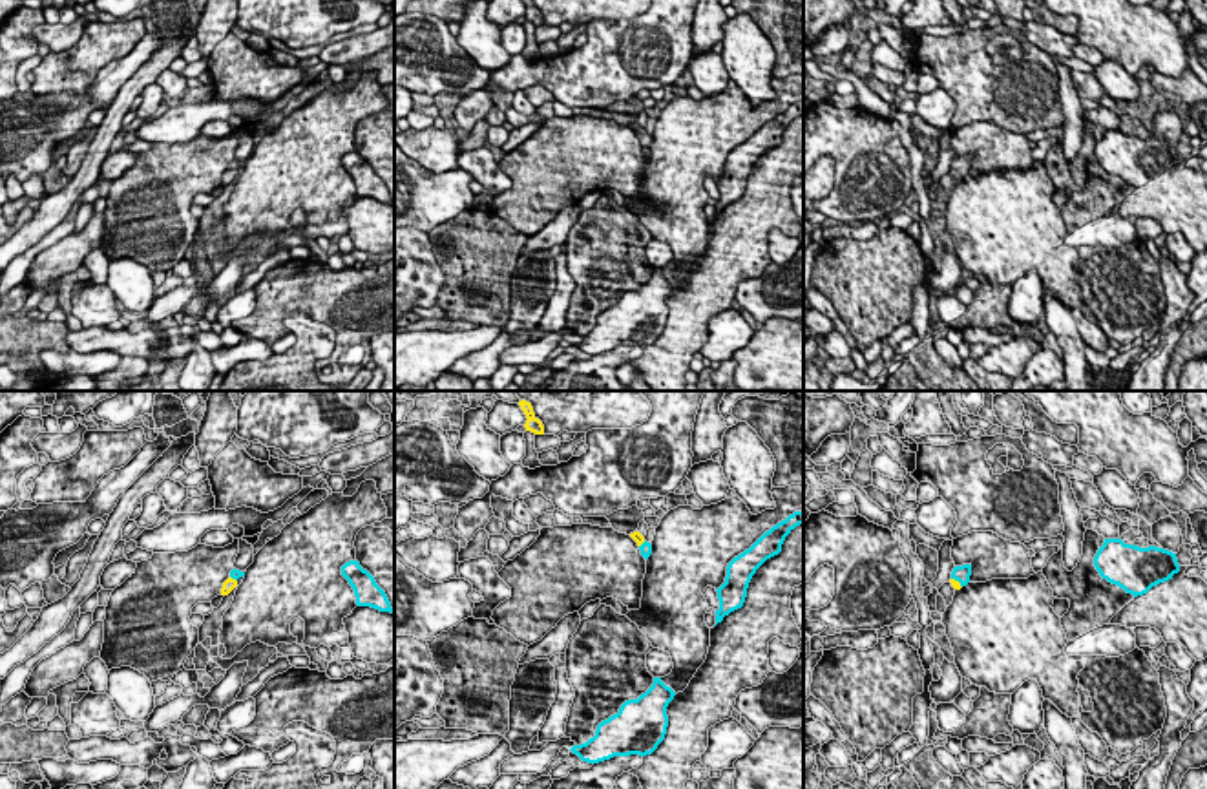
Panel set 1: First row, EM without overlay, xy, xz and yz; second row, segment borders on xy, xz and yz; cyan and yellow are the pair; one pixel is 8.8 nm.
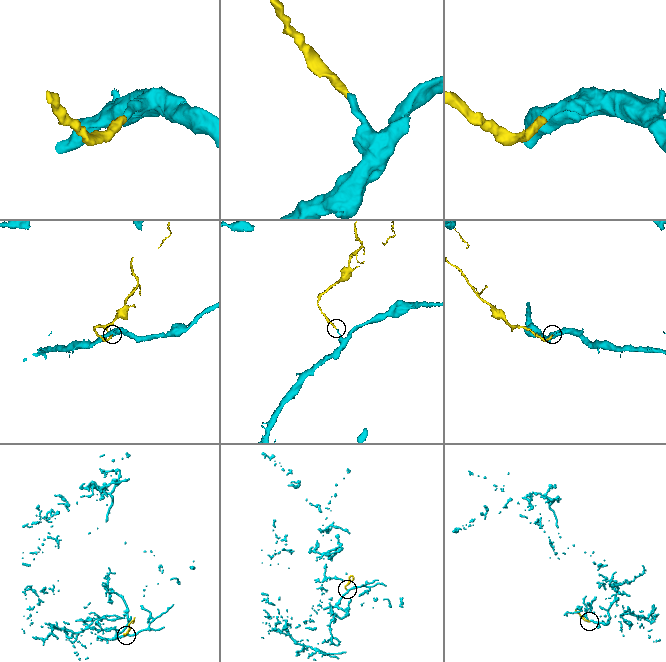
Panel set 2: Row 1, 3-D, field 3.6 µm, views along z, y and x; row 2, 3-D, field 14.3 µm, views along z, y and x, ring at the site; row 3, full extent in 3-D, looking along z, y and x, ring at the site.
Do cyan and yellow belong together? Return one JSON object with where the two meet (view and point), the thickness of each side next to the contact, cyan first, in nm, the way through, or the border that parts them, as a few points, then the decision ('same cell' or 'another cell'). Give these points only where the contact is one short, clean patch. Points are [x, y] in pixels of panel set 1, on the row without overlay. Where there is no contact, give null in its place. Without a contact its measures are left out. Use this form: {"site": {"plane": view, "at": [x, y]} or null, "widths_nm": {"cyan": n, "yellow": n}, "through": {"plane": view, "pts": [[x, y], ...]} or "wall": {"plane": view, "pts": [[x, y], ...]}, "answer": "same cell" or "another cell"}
{"site": {"plane": "yz", "at": [957, 170]}, "widths_nm": {"cyan": 140, "yellow": 70}, "through": {"plane": "yz", "pts": [[961, 165], [957, 170], [955, 176]]}, "answer": "same cell"}

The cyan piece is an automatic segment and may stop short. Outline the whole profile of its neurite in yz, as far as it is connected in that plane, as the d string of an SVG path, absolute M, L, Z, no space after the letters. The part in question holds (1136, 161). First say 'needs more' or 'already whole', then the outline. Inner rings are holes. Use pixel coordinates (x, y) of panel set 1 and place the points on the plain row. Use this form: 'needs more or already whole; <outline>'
already whole; M1105 130L1094 148L1094 157L1103 170L1134 188L1180 163L1176 144L1156 137L1125 135L1121 130Z

